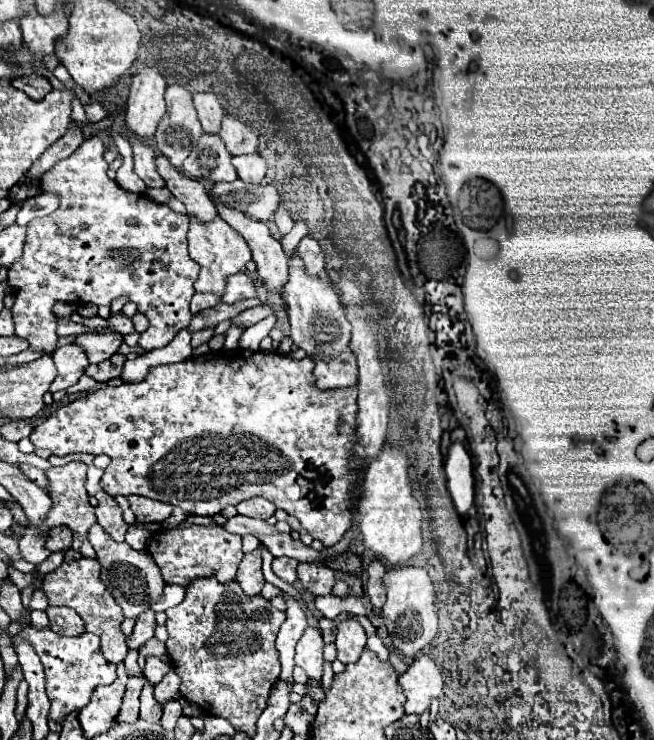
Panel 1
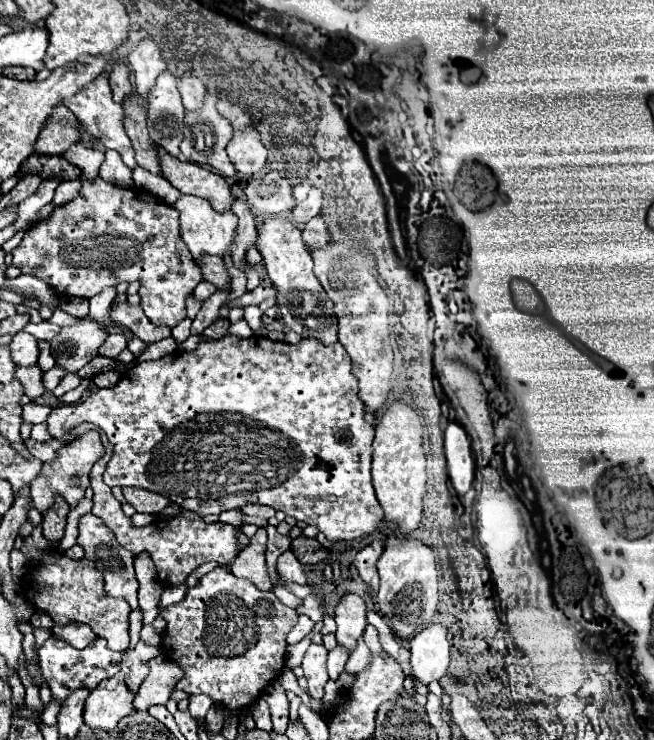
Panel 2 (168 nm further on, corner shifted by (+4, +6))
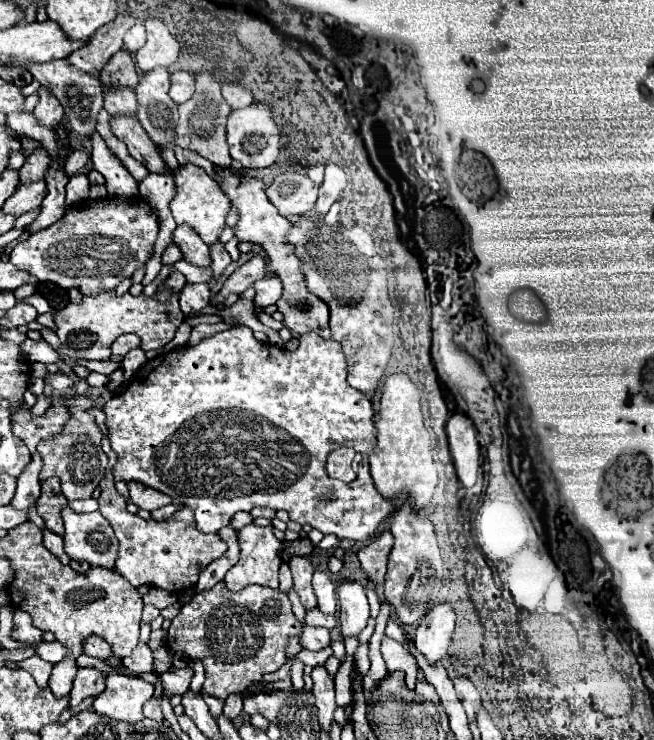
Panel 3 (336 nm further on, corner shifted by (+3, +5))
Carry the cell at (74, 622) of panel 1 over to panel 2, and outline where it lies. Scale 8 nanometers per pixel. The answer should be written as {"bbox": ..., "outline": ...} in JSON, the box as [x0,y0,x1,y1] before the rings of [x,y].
{"bbox":[52,623,96,649],"outline":[[[68,623],[68,625],[54,625],[52,633],[60,639],[64,639],[66,643],[70,643],[76,649],[82,649],[90,643],[90,639],[96,639],[94,631],[86,625],[86,623]]]}

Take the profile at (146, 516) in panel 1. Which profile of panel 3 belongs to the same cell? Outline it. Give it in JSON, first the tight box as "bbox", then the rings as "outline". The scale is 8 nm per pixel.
{"bbox":[129,482,171,510],"outline":[[[129,482],[129,496],[131,496],[131,502],[143,510],[157,510],[161,506],[167,506],[171,504],[171,498],[165,496],[163,492],[155,490],[155,488],[149,488],[141,482]]]}

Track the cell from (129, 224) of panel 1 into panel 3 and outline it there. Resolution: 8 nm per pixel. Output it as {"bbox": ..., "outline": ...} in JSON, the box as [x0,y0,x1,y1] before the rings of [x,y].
{"bbox":[11,196,159,294],"outline":[[[135,196],[131,200],[85,200],[83,204],[69,206],[61,220],[51,224],[51,228],[43,228],[29,238],[23,238],[15,242],[11,250],[11,264],[15,264],[19,270],[25,270],[39,278],[39,282],[53,282],[65,290],[79,288],[81,294],[95,294],[105,290],[115,290],[117,284],[125,278],[129,278],[141,264],[145,264],[153,252],[153,242],[157,240],[159,232],[159,220],[151,206]]]}

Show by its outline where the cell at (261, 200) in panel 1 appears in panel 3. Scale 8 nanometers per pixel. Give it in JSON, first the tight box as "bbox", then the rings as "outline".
{"bbox":[265,172,319,218],"outline":[[[297,172],[279,174],[265,192],[269,202],[285,218],[307,214],[319,198],[319,186],[309,176]]]}

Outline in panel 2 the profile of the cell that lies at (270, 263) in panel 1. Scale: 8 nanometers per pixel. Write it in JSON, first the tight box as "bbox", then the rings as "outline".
{"bbox":[158,147,234,211],"outline":[[[158,147],[158,151],[160,151],[160,167],[164,171],[164,177],[180,193],[204,197],[206,201],[210,201],[210,205],[216,211],[230,211],[234,197],[224,177],[190,161],[180,161],[176,157],[170,157],[162,147]]]}

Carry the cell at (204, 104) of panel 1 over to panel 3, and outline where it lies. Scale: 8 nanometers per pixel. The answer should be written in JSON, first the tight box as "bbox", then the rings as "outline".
{"bbox":[169,72,195,104],"outline":[[[173,72],[171,74],[171,90],[169,90],[169,96],[173,98],[175,104],[181,104],[181,102],[187,102],[195,92],[195,80],[193,80],[193,74],[189,72]]]}

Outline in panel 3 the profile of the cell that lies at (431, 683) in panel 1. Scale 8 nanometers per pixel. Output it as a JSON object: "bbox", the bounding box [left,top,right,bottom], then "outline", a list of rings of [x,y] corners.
{"bbox":[415,604,455,662],"outline":[[[449,604],[435,606],[425,614],[415,632],[415,646],[429,662],[439,662],[447,656],[455,628],[455,612]]]}

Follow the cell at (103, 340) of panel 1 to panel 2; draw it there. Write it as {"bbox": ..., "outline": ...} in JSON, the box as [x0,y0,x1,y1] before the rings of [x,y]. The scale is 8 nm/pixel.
{"bbox":[98,333,126,357],"outline":[[[110,333],[106,341],[100,345],[98,353],[104,357],[118,357],[122,349],[126,349],[126,337],[120,333]]]}

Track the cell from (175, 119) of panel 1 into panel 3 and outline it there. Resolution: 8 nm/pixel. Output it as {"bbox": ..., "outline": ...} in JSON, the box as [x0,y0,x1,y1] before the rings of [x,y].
{"bbox":[133,66,179,168],"outline":[[[159,66],[159,68],[153,68],[145,74],[141,74],[139,78],[139,84],[133,88],[135,90],[135,96],[137,96],[137,118],[141,122],[141,126],[145,128],[145,132],[151,136],[151,140],[157,144],[157,146],[163,146],[163,160],[167,160],[165,164],[171,164],[175,168],[179,168],[179,162],[173,154],[173,148],[175,148],[175,140],[173,140],[173,134],[175,134],[175,124],[177,124],[177,104],[169,98],[169,70]]]}

